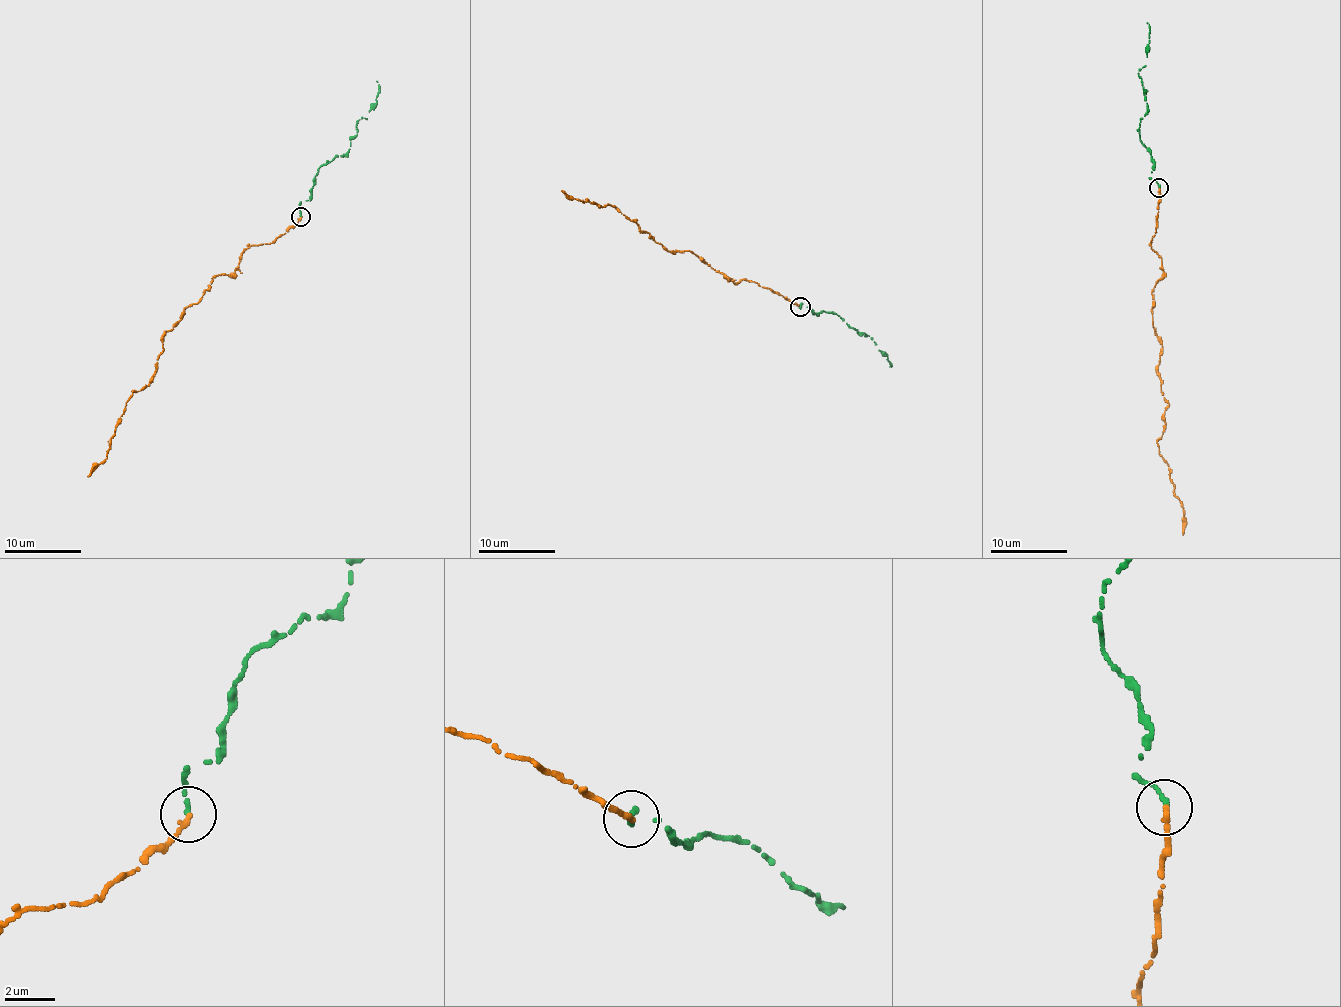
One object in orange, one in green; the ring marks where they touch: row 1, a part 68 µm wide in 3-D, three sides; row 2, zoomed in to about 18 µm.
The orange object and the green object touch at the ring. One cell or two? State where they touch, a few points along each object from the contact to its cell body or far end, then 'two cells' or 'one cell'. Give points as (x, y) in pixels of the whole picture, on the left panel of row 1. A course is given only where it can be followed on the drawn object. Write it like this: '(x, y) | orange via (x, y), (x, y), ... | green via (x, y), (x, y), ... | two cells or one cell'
(301, 216) | orange via (300, 216), (249, 245), (165, 331), (153, 380), (133, 392), (87, 476) | green via (300, 215), (319, 167), (349, 150), (360, 119), (366, 118), (376, 102), (376, 81) | one cell

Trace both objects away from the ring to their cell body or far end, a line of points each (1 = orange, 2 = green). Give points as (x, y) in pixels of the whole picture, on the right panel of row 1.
1: (1158, 188), (1151, 244), (1163, 276), (1151, 293), (1152, 326), (1169, 406), (1156, 442), (1184, 509), (1183, 534)
2: (1158, 186), (1150, 177), (1155, 164), (1138, 129), (1146, 104), (1137, 72), (1149, 43), (1148, 22)

